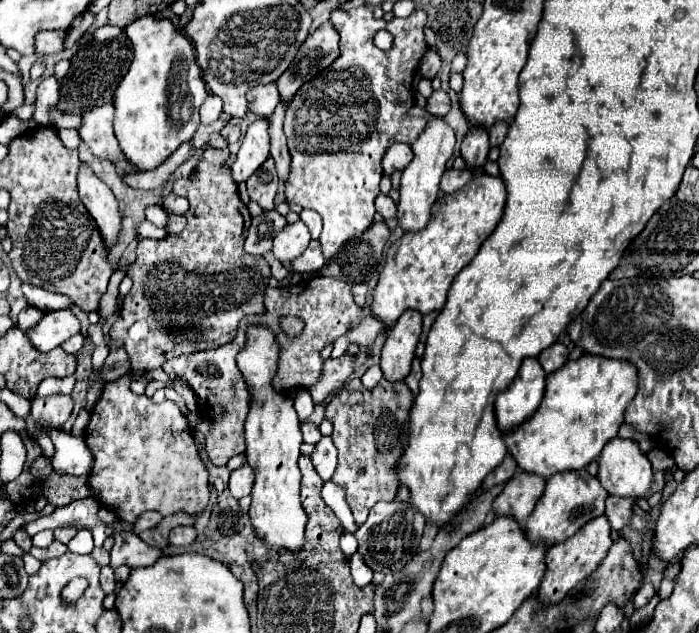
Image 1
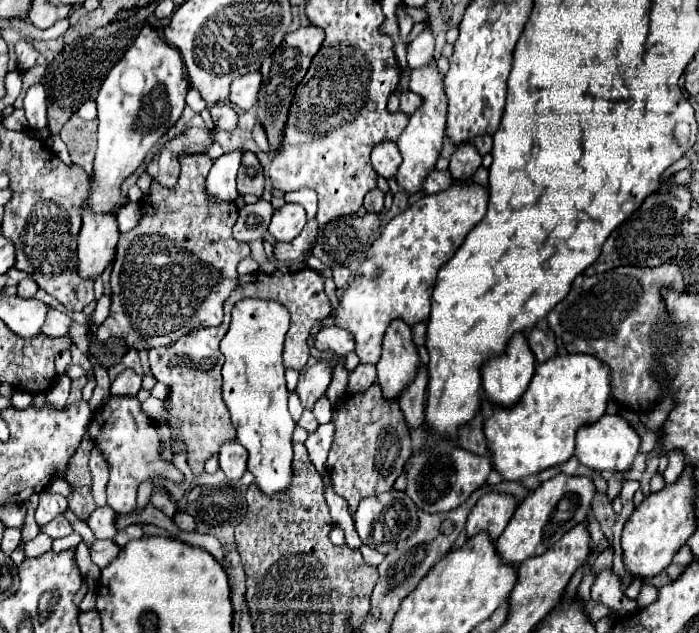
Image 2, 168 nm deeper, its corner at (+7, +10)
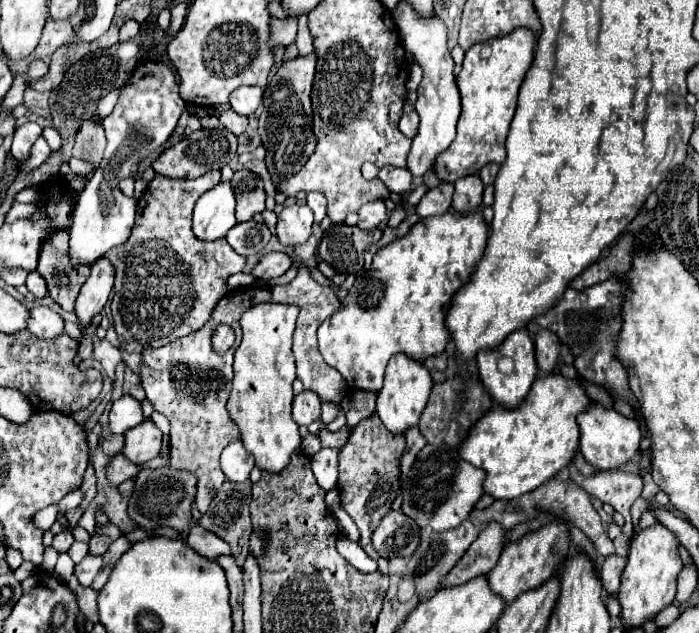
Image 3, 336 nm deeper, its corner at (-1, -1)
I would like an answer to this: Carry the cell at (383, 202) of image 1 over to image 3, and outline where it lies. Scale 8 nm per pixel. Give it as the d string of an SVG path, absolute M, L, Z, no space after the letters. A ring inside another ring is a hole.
M372 201L360 207L358 211L358 227L360 229L376 229L386 221L384 201Z

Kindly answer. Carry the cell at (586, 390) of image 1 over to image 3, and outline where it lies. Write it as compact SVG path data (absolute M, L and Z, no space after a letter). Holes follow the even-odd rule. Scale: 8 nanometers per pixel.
M546 375L536 379L526 399L514 407L496 407L472 427L472 435L460 443L458 453L464 461L486 471L482 483L484 493L494 499L516 499L534 491L544 481L552 479L566 467L578 451L578 425L576 415L590 405L578 379L564 379L562 375Z

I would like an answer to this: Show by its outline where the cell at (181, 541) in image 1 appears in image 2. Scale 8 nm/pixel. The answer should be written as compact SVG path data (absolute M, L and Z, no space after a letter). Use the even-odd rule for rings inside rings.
M178 510L172 520L174 520L174 524L176 524L180 530L184 530L184 532L192 532L192 530L194 530L194 518L192 518L188 512Z

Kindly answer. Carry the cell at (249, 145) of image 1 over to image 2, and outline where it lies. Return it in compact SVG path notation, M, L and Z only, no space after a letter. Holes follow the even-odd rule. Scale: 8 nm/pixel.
M236 148L228 154L222 154L218 160L214 160L214 166L208 174L206 190L214 200L236 200L236 172L240 168L244 148Z

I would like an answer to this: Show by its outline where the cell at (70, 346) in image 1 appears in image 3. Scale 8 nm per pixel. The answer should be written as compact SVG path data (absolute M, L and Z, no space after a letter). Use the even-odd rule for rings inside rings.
M42 305L30 307L28 331L32 331L42 339L52 339L64 331L64 319L50 307L42 307Z

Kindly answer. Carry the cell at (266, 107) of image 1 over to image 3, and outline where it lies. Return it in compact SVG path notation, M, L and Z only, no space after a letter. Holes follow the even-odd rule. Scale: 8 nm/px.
M238 87L230 95L230 109L238 115L252 115L262 103L262 93L260 87Z

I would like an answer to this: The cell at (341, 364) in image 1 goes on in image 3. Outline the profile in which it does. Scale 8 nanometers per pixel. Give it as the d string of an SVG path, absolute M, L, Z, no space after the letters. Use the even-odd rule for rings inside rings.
M302 391L292 401L292 419L298 425L310 425L312 421L320 419L320 397L314 391Z

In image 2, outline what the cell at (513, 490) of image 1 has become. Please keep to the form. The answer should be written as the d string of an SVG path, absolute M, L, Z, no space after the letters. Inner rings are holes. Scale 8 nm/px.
M486 492L468 514L468 522L466 522L468 536L474 536L480 530L486 530L496 540L506 528L506 524L510 522L510 518L514 516L516 506L518 506L518 500L512 494Z

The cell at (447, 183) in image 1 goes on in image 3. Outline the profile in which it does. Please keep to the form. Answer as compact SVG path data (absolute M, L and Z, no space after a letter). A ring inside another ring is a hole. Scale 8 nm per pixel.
M440 183L438 187L430 189L420 199L420 203L416 205L416 213L420 215L420 219L432 217L432 215L442 215L442 213L450 211L452 193L454 193L454 185L452 183Z

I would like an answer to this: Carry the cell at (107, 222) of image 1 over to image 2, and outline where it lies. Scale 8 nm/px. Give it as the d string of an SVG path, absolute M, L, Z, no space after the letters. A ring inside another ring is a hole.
M82 208L82 230L78 236L78 272L84 278L96 278L114 258L118 244L116 216L100 216L92 208Z

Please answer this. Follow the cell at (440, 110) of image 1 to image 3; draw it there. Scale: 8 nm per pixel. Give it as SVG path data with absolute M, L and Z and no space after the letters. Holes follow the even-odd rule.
M412 111L408 115L402 115L400 131L404 131L404 135L410 137L410 139L416 135L416 131L418 131L418 113L416 111Z

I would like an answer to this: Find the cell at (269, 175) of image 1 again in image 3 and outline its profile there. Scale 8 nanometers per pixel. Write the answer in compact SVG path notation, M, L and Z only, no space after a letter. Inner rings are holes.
M236 171L232 175L232 189L236 195L236 221L246 223L250 221L256 213L264 211L264 187L262 181L256 173L252 171Z

